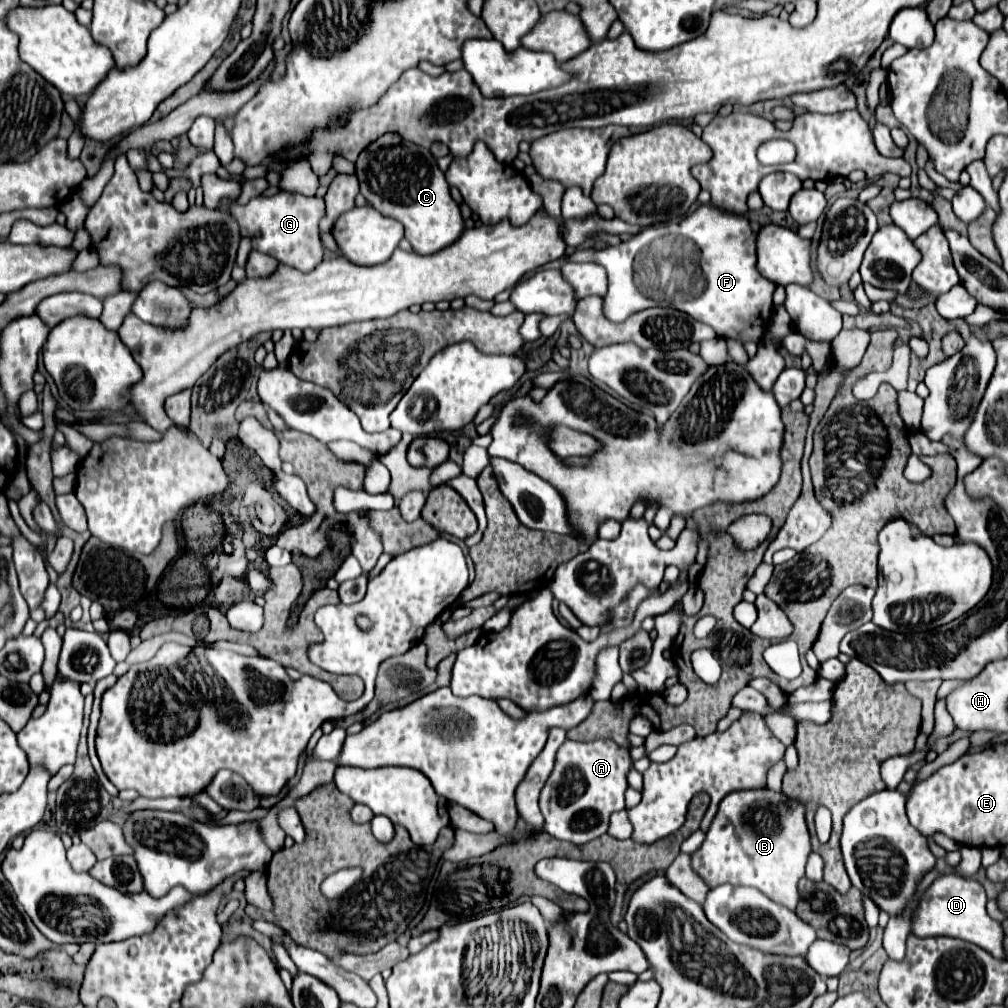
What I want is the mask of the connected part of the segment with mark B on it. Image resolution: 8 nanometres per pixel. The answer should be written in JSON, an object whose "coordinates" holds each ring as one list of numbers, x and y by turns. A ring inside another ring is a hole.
{"coordinates":[[771,789,733,791,721,803,707,831,705,843,691,855,693,869,713,889,717,885,745,885,765,893,775,903,795,911,799,903,797,883,805,877,811,837,805,823,805,805]]}

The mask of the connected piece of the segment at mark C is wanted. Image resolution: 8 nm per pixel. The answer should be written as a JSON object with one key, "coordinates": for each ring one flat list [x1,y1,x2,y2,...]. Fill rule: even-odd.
{"coordinates":[[387,133,387,137,379,137,379,141,375,141,375,145,369,145,367,151,363,151,359,155,355,167,357,167,357,179,361,183,361,195,379,213,383,213,385,217,397,219,405,227,405,239,413,245,415,253,433,255,433,253,453,245,463,235,465,225,463,225,459,205,449,195,445,175,439,171,435,157,427,149,411,145,407,141,401,141,401,137]]}

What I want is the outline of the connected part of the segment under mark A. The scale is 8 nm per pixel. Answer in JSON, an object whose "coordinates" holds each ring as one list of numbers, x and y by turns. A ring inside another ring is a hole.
{"coordinates":[[599,739,591,743,565,741,557,753,555,769,549,781,557,781,557,791,541,799,541,813,545,817,543,829,561,841,575,845,585,845,607,833,609,817,615,811,625,807,625,789,627,789,627,771,631,769,629,749,615,745,611,739]]}

